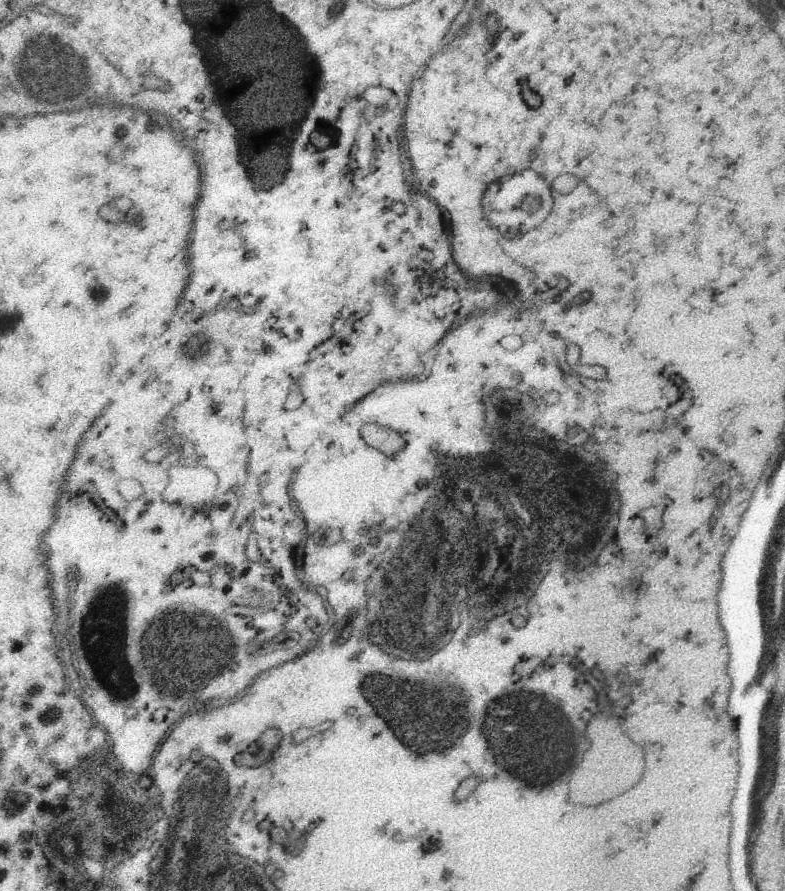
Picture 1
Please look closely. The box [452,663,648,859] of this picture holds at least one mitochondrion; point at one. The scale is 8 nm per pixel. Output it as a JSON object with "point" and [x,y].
{"point":[540,750]}

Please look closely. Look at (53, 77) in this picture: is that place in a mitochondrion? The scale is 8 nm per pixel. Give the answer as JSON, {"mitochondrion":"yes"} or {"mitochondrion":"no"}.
{"mitochondrion":"yes"}

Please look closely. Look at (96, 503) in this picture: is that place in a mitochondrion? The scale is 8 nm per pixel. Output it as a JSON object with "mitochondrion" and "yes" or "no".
{"mitochondrion":"no"}

